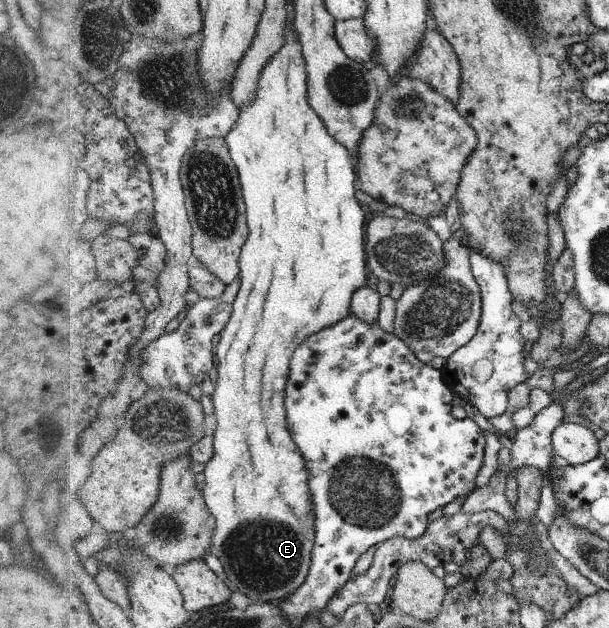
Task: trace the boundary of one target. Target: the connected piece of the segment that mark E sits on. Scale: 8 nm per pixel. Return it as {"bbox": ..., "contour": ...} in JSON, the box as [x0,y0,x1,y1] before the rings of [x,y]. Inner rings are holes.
{"bbox":[204,23,367,603],"contour":[[[295,23],[288,25],[288,42],[287,45],[271,60],[271,63],[265,68],[263,77],[258,91],[257,101],[252,106],[242,109],[242,114],[238,125],[225,138],[230,145],[233,153],[233,159],[237,161],[241,169],[241,179],[245,185],[245,197],[249,203],[249,225],[251,225],[251,237],[245,244],[240,262],[243,265],[243,285],[238,293],[234,303],[232,320],[228,328],[222,333],[217,342],[217,357],[219,366],[219,379],[217,387],[213,394],[215,403],[215,416],[219,421],[219,427],[216,429],[216,453],[213,459],[206,465],[205,475],[206,483],[204,484],[207,503],[211,508],[218,521],[214,544],[211,549],[221,558],[225,564],[228,579],[233,589],[242,591],[249,596],[254,602],[272,602],[281,603],[292,596],[307,580],[312,570],[313,548],[315,545],[314,523],[316,522],[312,485],[310,484],[310,467],[306,460],[305,454],[297,445],[294,433],[290,428],[288,420],[288,409],[286,406],[287,385],[289,385],[289,375],[291,375],[291,361],[295,357],[295,351],[299,345],[309,341],[313,333],[320,332],[322,329],[334,326],[338,321],[344,320],[351,314],[352,297],[358,289],[367,286],[367,265],[365,265],[366,243],[363,237],[363,227],[365,227],[365,213],[355,197],[355,175],[353,171],[353,161],[349,157],[347,147],[337,143],[330,133],[327,133],[327,126],[320,114],[313,109],[310,102],[310,73],[308,70],[308,61],[304,54],[304,45],[300,40]]]}

